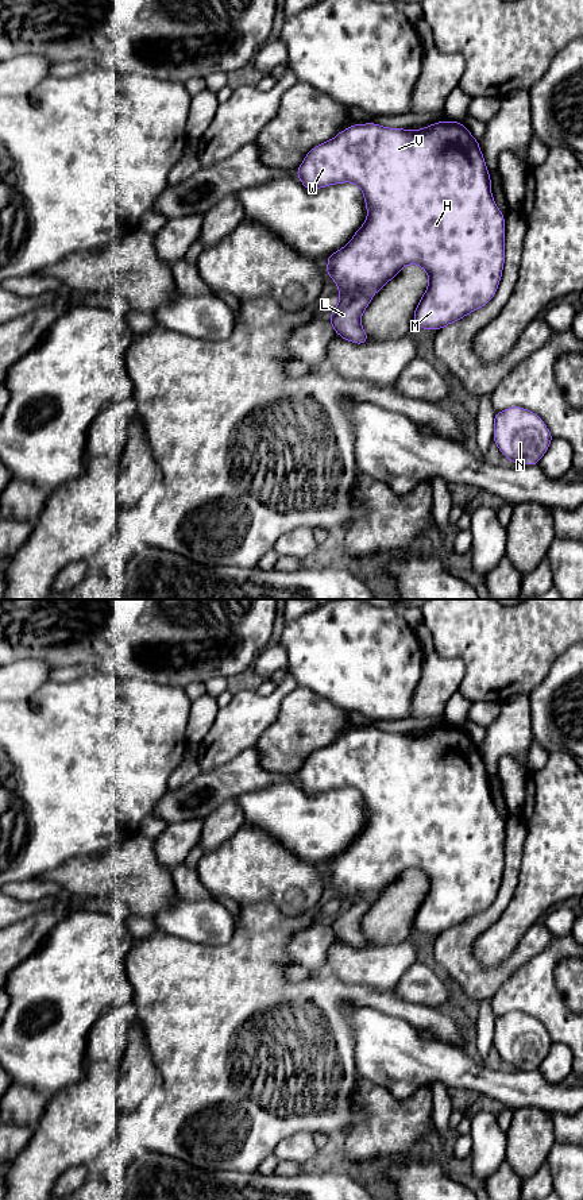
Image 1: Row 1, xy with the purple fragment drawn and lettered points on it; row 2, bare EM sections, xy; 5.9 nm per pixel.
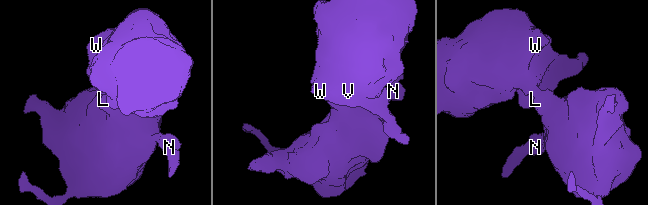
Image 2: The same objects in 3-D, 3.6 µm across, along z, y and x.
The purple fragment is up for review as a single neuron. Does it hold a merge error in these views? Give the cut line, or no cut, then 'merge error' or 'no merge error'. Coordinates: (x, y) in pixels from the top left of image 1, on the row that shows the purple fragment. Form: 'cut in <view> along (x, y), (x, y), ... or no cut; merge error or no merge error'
cut in xy along (373, 292), (358, 292), (342, 300); merge error

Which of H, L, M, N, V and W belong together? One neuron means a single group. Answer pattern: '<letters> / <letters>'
H M V W / L N

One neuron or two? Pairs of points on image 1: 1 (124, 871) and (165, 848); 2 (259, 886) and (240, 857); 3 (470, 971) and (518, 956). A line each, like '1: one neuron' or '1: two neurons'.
1: two neurons
2: one neuron
3: one neuron

